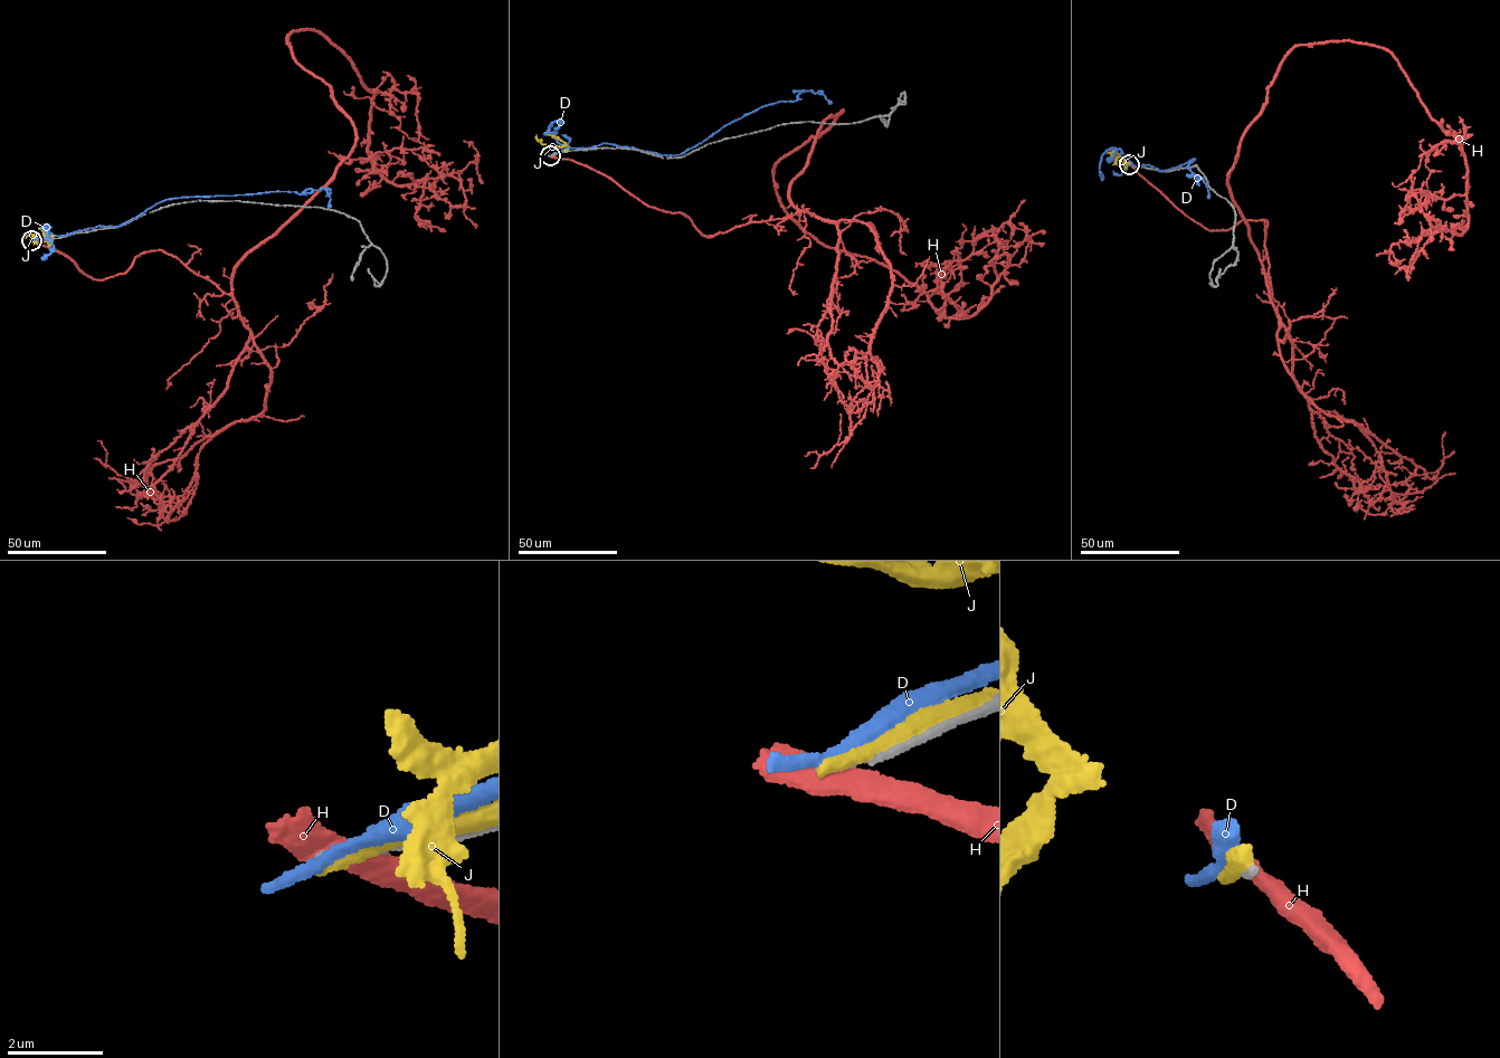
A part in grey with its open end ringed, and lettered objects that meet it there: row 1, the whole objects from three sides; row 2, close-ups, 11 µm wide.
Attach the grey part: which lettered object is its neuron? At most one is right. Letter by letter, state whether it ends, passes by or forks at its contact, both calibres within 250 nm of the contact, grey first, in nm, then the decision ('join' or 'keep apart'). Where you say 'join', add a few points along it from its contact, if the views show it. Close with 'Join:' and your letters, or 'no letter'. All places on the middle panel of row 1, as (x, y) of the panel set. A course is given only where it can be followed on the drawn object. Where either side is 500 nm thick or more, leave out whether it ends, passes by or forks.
D: it passes by | 180/280 nm | keep apart
H: it passes by | 180/460 nm | keep apart
J: it passes by | 160/320 nm | keep apart
Join: no letter

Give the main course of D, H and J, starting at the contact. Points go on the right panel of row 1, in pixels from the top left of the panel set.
D: (1129, 164), (1144, 164), (1164, 171), (1194, 159), (1188, 168), (1204, 182), (1207, 198)
H: (1130, 164), (1266, 220), (1268, 276), (1241, 136), (1356, 41), (1467, 228), (1407, 191)
J: (1130, 164), (1126, 162), (1124, 171), (1117, 164), (1112, 150)

